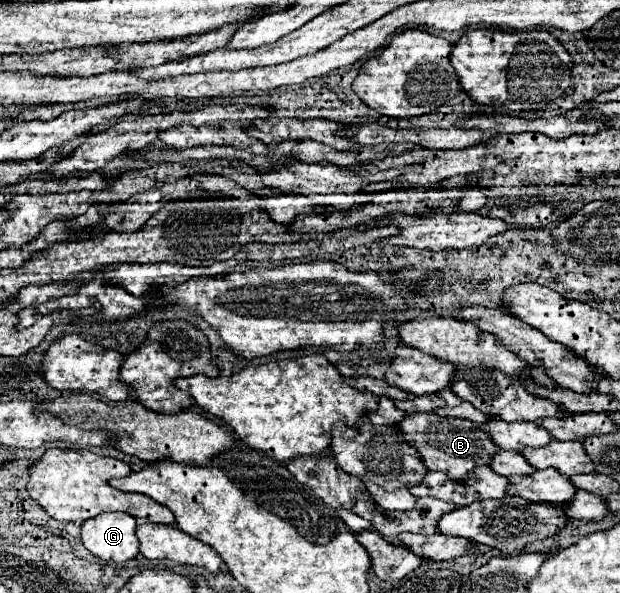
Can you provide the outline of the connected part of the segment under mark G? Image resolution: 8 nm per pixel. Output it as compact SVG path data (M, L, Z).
M102 513L82 523L80 539L84 547L104 559L124 563L140 551L136 539L136 519L124 513Z

